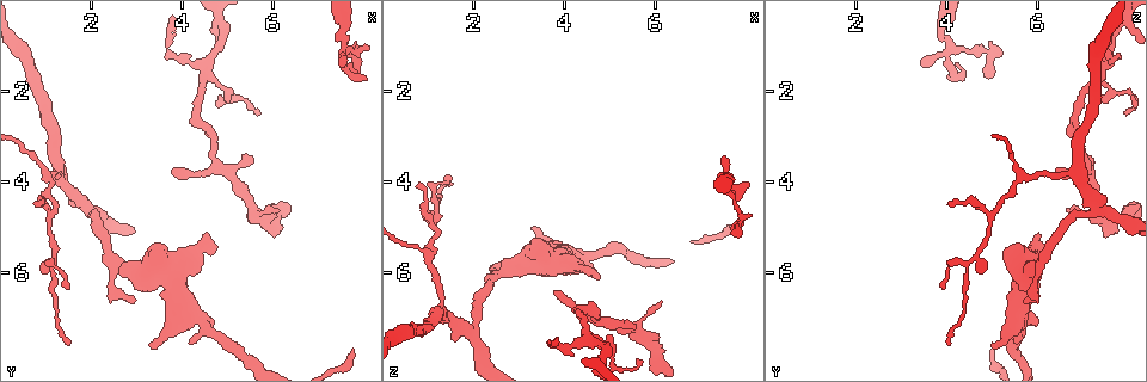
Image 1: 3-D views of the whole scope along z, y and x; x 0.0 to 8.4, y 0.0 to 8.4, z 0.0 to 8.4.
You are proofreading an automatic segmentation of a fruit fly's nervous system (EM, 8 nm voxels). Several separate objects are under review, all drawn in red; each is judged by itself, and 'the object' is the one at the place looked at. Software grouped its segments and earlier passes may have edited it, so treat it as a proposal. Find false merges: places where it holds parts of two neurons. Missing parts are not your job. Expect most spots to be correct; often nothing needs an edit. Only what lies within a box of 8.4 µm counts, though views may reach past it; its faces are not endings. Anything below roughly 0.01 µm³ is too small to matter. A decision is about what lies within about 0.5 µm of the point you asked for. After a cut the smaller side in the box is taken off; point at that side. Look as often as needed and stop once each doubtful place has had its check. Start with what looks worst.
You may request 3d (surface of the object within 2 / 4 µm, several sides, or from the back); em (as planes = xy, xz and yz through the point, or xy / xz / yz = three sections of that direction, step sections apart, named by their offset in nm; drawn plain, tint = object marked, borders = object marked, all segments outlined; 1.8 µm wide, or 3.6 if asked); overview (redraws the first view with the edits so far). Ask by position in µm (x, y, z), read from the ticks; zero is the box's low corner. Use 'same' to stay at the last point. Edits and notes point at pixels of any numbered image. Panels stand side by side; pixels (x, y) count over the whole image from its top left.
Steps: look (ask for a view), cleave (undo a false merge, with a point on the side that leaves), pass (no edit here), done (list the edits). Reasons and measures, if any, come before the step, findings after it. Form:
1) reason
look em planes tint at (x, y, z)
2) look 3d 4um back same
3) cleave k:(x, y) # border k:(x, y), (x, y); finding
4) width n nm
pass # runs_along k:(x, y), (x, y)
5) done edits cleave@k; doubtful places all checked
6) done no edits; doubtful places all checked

three arms meet
look em yz step 8 plain at (7.60, 1.00, 4.10)

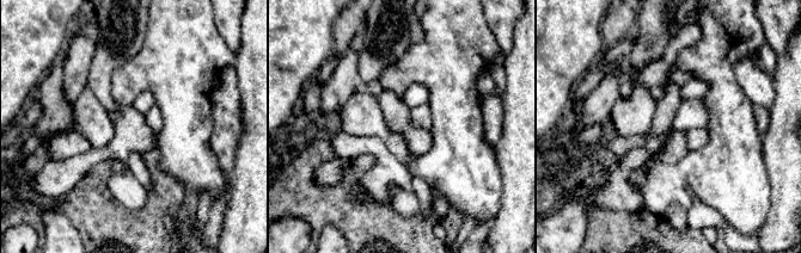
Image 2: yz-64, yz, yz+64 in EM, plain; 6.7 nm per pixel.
what lies round it
look em yz step 8 borders same

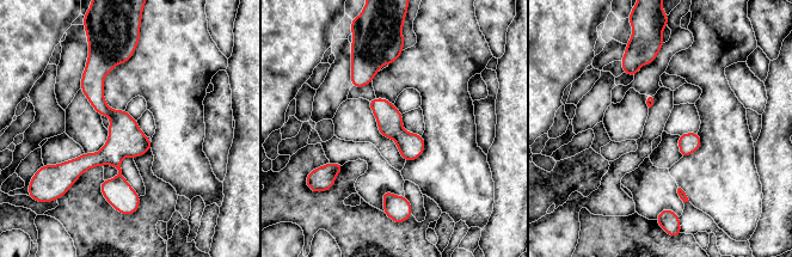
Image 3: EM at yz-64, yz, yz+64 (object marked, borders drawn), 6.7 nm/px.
pass # one neuron here

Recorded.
look em planes tint at (7.90, 1.15, 4.90)

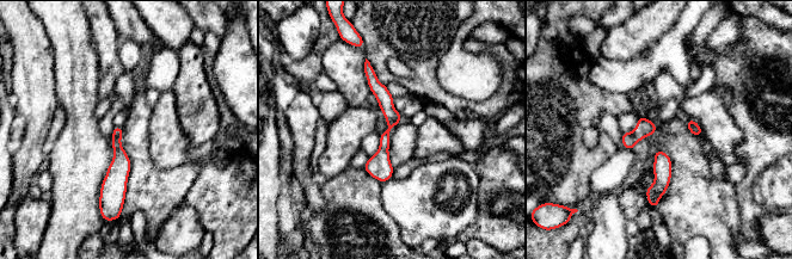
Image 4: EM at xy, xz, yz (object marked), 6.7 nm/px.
pass # runs_along 4:(367, 67), (391, 113), (382, 179); all the same neuron

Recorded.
side arm on a straight run
look em planes plain at (4.80, 3.70, 7.05)

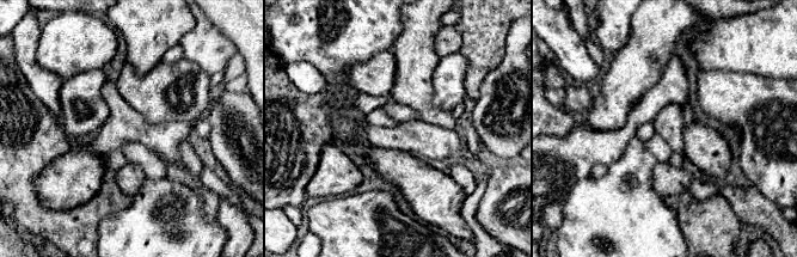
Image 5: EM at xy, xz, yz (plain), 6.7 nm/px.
look em planes tint same

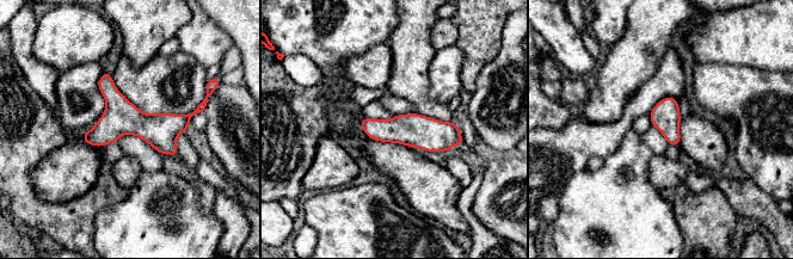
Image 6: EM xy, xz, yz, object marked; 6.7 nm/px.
pass # one neuron here

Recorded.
thick turns thin
look em xy step 16 tint at (2.40, 6.25, 5.95)

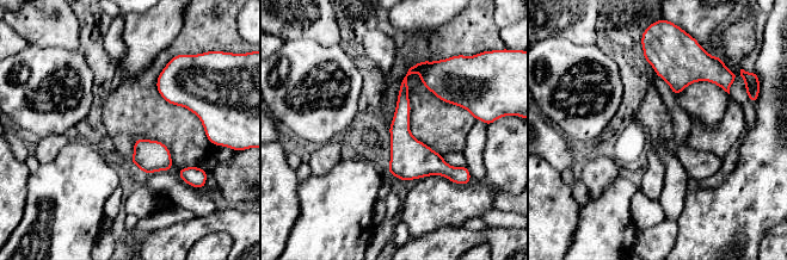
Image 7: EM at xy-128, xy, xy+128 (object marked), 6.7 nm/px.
look em planes borders same

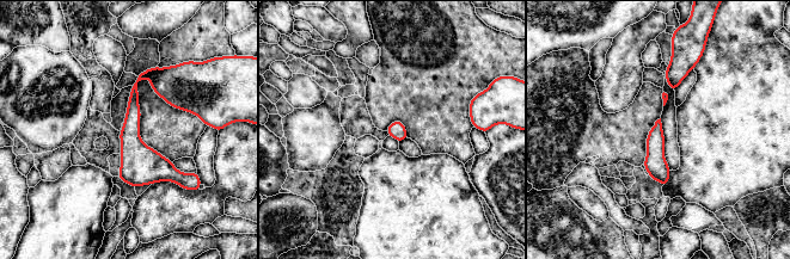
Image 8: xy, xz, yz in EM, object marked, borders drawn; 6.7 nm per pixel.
pass # runs_along 8:(657, 124), (656, 167), (665, 182); continuous, no second neuron

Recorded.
done no edits; doubtful places all checked

